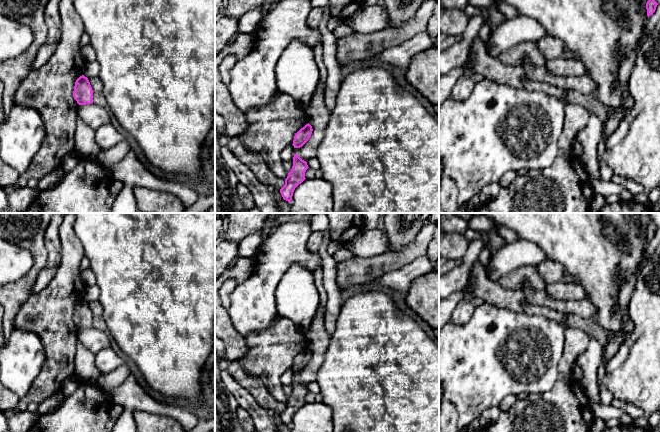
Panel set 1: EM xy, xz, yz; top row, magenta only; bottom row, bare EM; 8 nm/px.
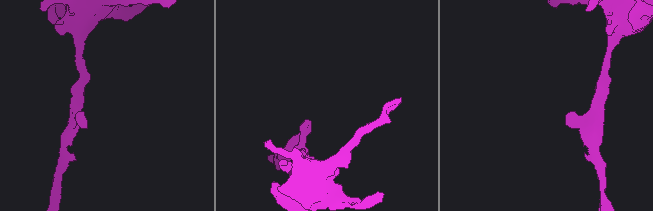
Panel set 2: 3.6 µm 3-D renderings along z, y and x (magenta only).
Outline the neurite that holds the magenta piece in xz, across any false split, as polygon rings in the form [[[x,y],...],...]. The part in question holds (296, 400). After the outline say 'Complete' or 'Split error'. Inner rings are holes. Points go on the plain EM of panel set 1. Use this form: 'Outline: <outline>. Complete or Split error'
Outline: [[[294,378],[292,393],[285,403],[285,409],[280,413],[284,424],[291,426],[295,412],[306,403],[305,396],[308,392],[307,386]]]. Complete

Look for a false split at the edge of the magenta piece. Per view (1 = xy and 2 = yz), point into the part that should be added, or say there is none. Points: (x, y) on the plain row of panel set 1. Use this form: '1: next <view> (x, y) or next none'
1: next none
2: next none

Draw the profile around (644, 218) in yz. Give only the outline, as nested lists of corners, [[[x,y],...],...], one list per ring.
[[[639,213],[637,226],[639,229],[646,230],[647,225],[651,221],[649,213]]]

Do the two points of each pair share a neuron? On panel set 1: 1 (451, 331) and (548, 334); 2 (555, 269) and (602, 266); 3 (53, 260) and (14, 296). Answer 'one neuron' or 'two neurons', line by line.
1: one neuron
2: two neurons
3: two neurons

